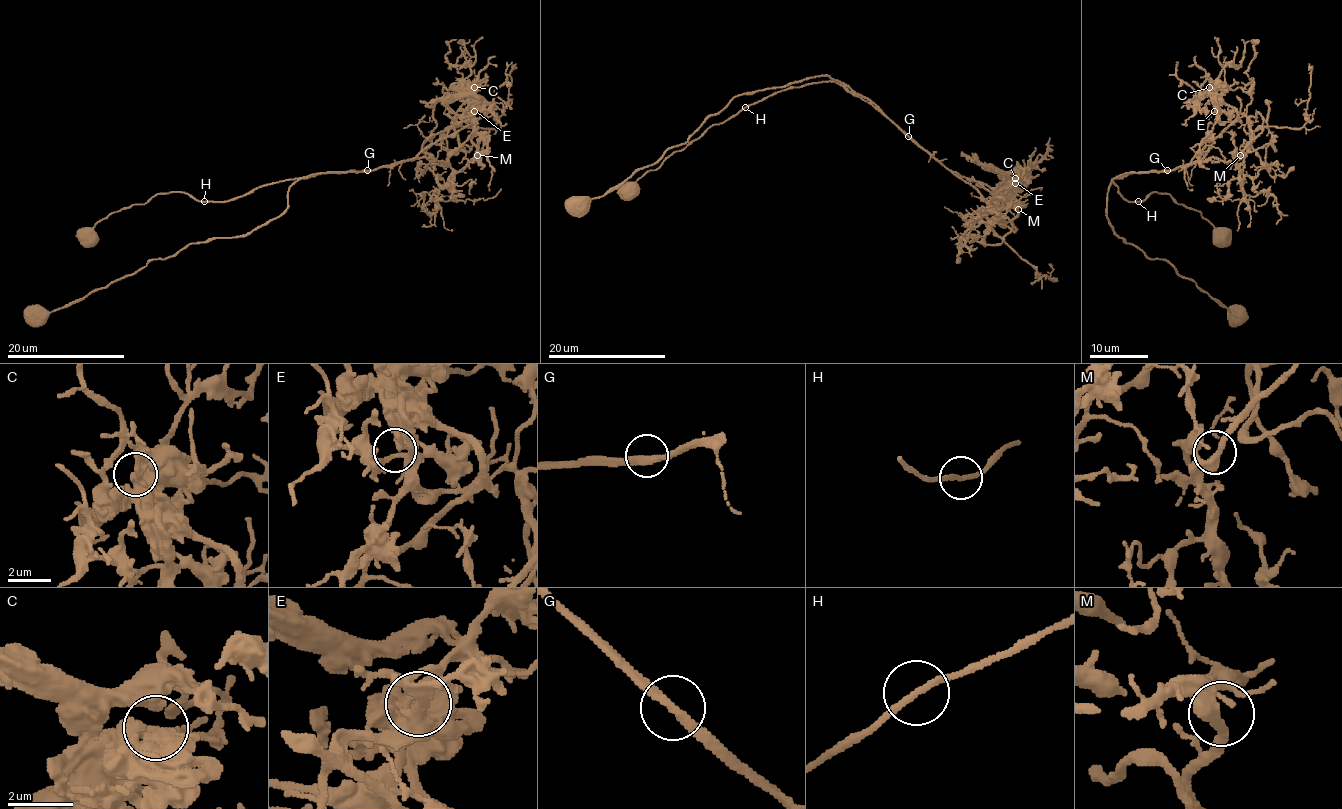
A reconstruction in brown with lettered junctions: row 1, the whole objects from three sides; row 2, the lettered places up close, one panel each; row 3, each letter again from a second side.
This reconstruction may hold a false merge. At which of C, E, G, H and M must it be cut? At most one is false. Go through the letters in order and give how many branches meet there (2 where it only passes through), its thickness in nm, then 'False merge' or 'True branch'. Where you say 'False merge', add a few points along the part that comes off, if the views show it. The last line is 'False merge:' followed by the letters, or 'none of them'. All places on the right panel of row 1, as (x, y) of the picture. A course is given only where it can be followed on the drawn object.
C: Branches: 2. Thickness 400 nm. True branch
E: Branches: 3. Thickness 320 nm. True branch
G: Branches: 2. Thickness 300 nm. False merge. Course of the part to remove: (1167, 169), (1112, 180), (1128, 202), (1142, 202), (1152, 191), (1167, 193), (1200, 212), (1225, 246)
H: Branches: 2. Thickness 200 nm. True branch
M: Branches: 2. Thickness 400 nm. True branch
False merge: G

